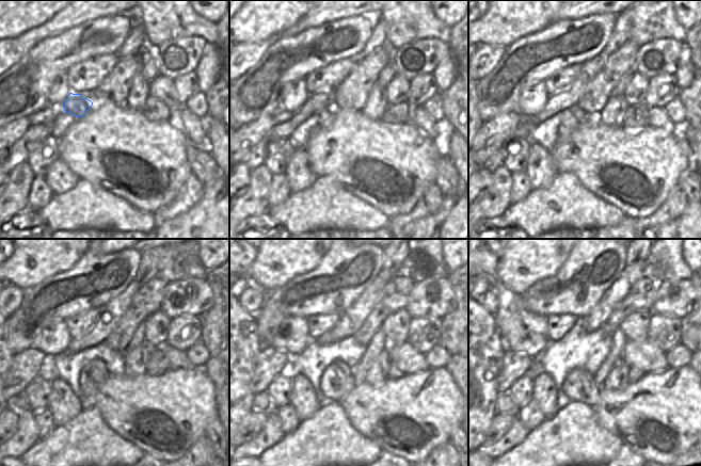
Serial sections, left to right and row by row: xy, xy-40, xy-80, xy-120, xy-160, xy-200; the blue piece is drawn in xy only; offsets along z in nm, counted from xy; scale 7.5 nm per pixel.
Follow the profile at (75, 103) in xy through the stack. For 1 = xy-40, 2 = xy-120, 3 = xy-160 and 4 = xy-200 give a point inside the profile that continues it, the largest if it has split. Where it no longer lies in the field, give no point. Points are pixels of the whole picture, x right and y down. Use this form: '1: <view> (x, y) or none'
1: xy-40 (327, 119)
2: xy-120 (94, 373)
3: xy-160 (336, 382)
4: xy-200 (579, 385)

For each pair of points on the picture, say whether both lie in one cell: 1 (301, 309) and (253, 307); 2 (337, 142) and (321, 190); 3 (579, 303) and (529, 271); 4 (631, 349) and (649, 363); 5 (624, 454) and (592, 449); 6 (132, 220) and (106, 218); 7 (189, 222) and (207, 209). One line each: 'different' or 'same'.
1: different
2: different
3: different
4: same
5: different
6: same
7: same

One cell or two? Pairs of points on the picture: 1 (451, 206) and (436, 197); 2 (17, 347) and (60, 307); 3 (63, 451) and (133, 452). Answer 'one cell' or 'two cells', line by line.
1: two cells
2: one cell
3: one cell

